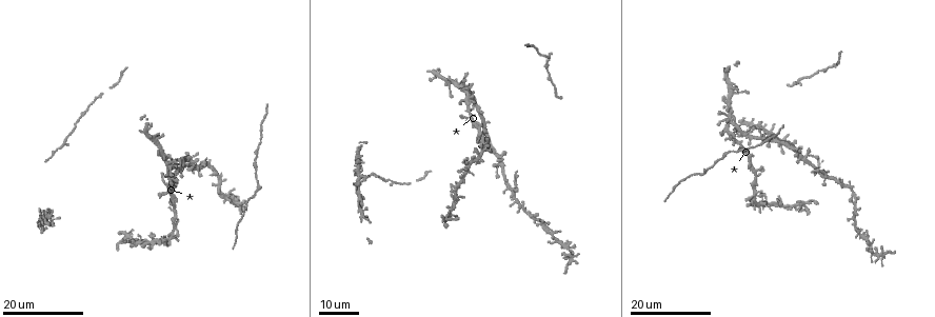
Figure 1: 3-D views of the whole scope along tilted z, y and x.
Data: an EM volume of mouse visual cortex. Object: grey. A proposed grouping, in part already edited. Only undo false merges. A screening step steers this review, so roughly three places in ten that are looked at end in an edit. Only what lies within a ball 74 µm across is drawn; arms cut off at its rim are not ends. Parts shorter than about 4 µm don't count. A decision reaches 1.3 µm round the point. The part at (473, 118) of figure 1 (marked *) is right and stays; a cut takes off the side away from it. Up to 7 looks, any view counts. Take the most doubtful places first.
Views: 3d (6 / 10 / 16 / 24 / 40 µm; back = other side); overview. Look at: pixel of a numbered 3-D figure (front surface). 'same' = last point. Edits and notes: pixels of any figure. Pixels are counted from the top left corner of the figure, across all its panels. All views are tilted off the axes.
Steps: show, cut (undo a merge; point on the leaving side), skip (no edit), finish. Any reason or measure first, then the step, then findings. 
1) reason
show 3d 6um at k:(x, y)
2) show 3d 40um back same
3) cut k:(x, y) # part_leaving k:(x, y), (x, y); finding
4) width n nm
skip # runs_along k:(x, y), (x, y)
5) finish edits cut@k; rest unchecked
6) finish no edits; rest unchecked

a fork
show 3d 24um at 1:(493, 152)

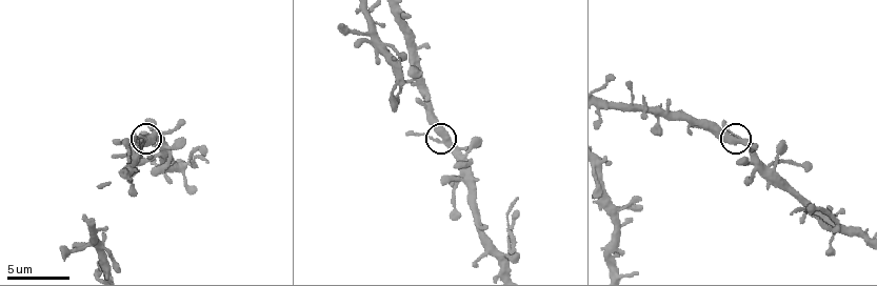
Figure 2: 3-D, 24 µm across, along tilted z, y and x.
show 3d 10um at 2:(438, 138)

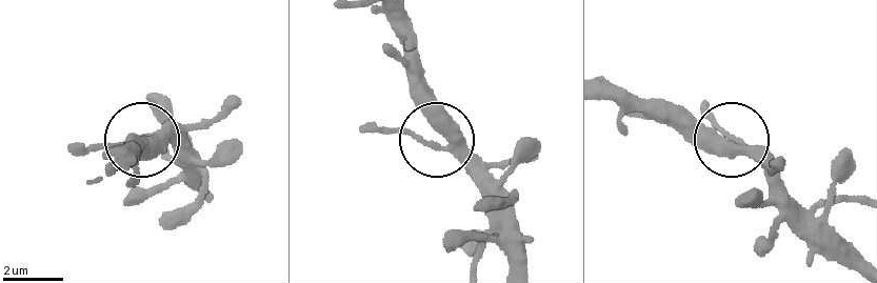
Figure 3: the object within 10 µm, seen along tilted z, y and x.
width 280 nm
skip # one neuron here

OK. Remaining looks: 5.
show 3d 24um at 1:(805, 203)

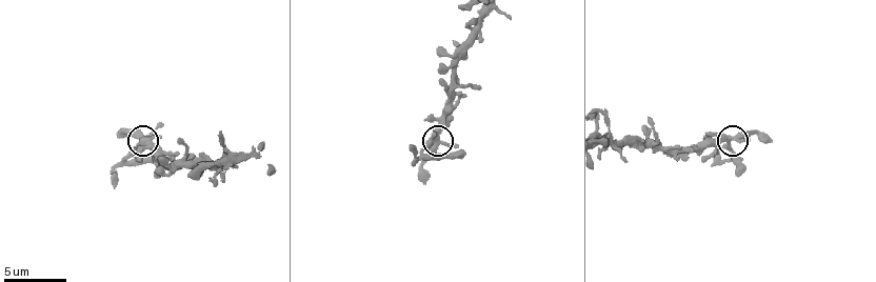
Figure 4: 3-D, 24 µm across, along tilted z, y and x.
zoom in
show 3d 6um at 4:(434, 139)

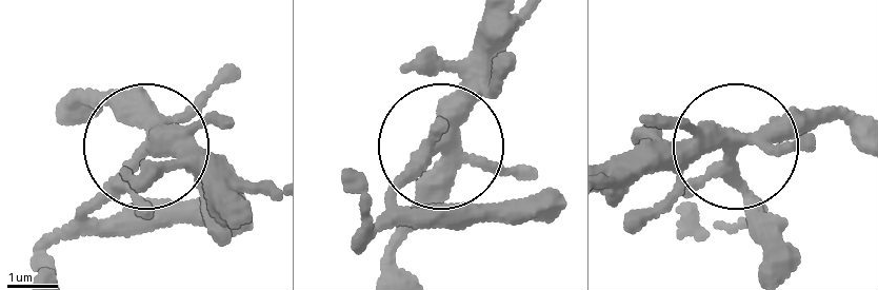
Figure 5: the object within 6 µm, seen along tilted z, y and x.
cut 5:(462, 211) # part_leaving 5:(723, 170), (759, 215), (771, 267); a second neuron is stuck on

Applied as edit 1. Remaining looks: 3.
show overview

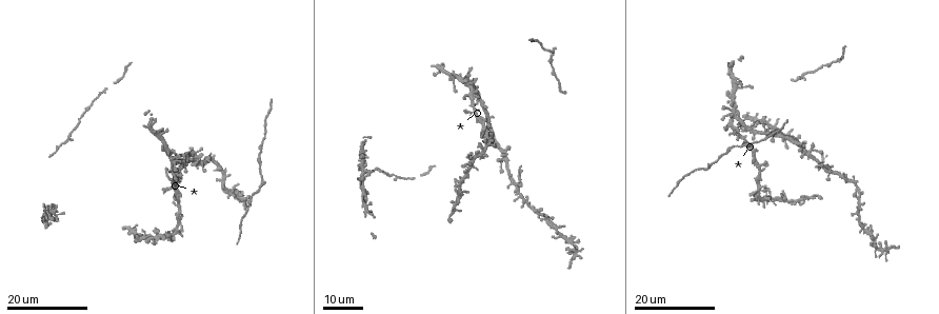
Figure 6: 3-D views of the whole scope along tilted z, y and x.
show 3d 16um at 6:(832, 172)

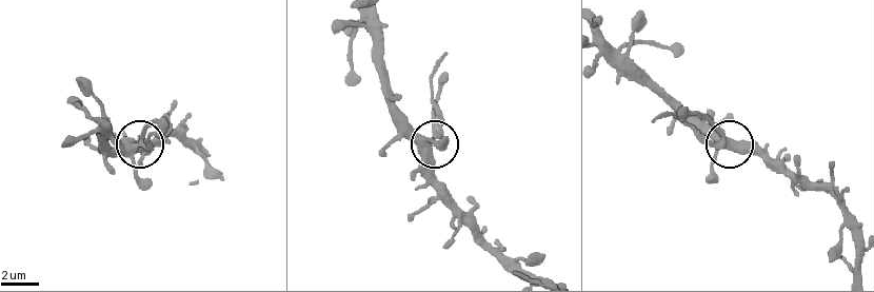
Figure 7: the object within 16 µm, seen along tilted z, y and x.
closer look
show 3d 6um at 7:(133, 149)

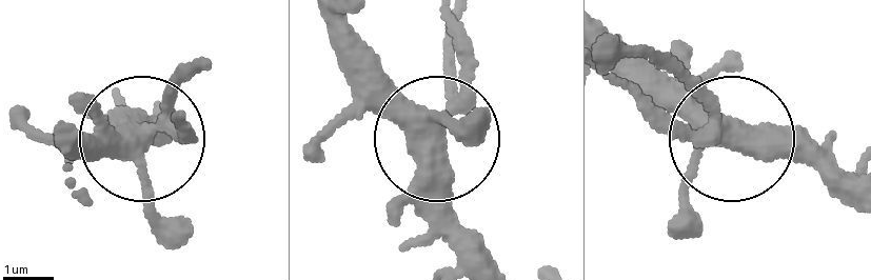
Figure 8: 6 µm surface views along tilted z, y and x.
side_arm 5 um; arms 5
cut 8:(189, 139) # two neurons meet here

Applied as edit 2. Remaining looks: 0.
finish edits cut@5, cut@8; rest unchecked

